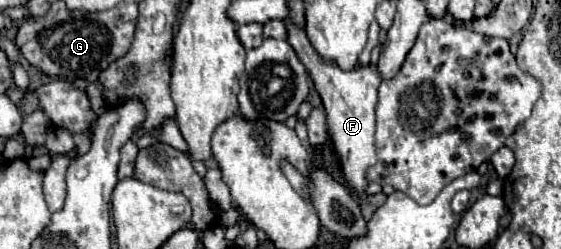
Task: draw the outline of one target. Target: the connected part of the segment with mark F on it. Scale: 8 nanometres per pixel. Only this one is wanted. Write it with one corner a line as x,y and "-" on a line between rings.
286,21
288,29
288,43
294,47
298,57
302,59
304,67
308,69
316,91
322,97
326,115
328,115
328,133
332,137
334,149
340,157
340,169
342,175
354,193
362,193
368,187
366,171
376,163
376,153
374,153
374,107
376,107
376,93
380,85
380,75
376,67
354,67
352,71
342,71
336,63
324,61
308,41
306,33
294,25
292,21

